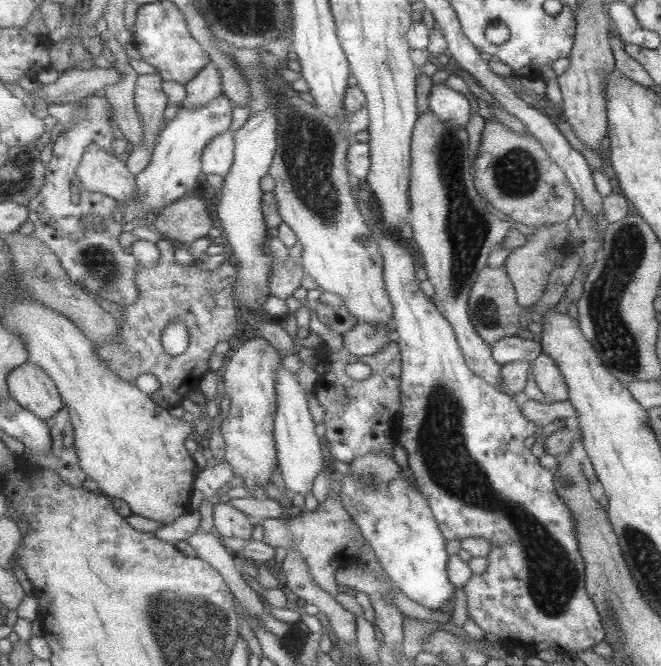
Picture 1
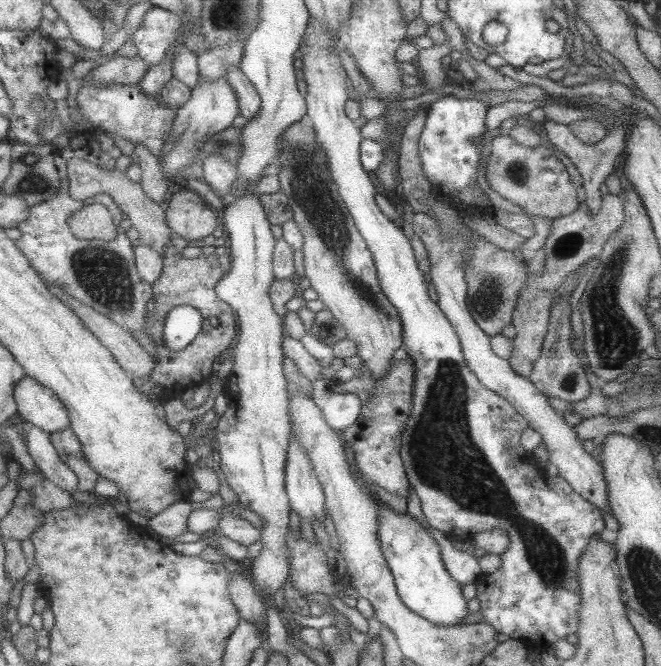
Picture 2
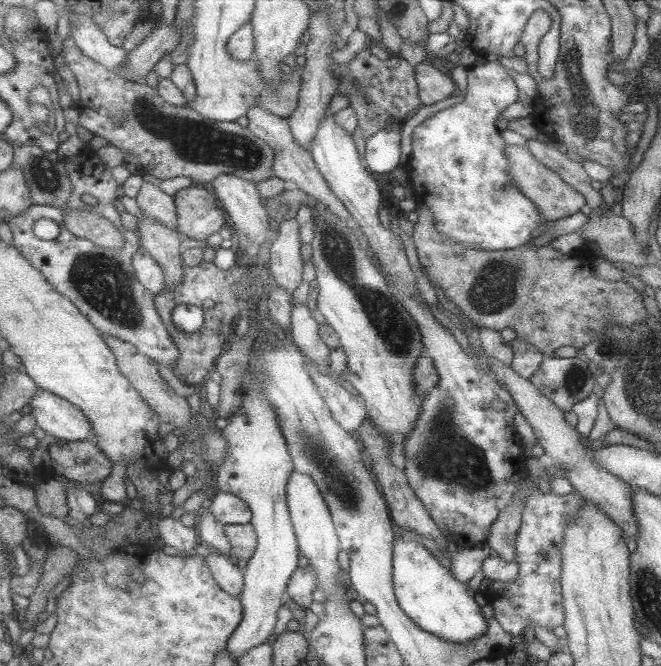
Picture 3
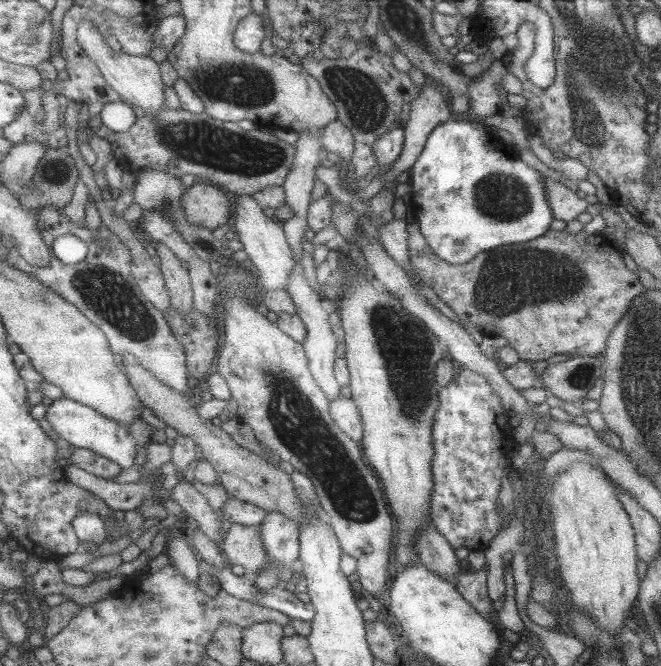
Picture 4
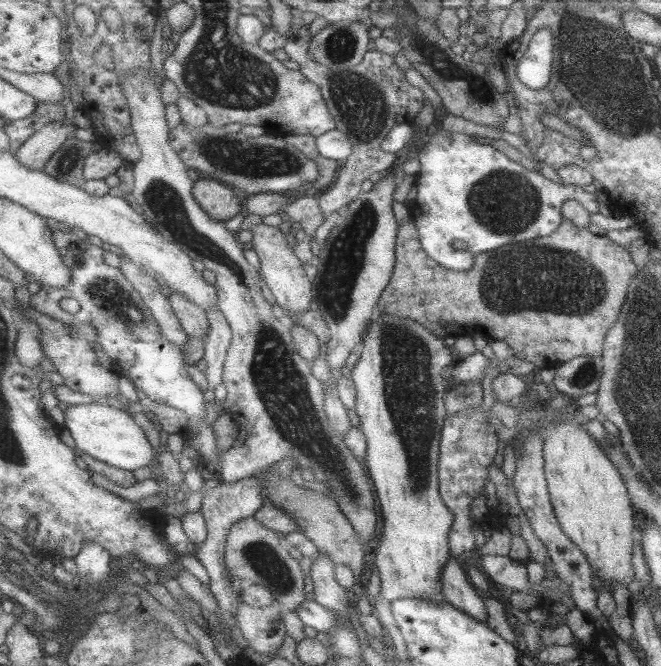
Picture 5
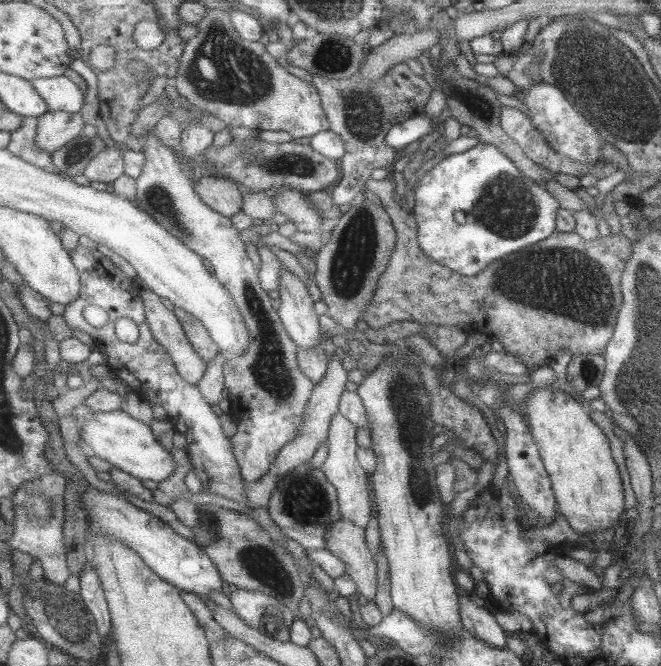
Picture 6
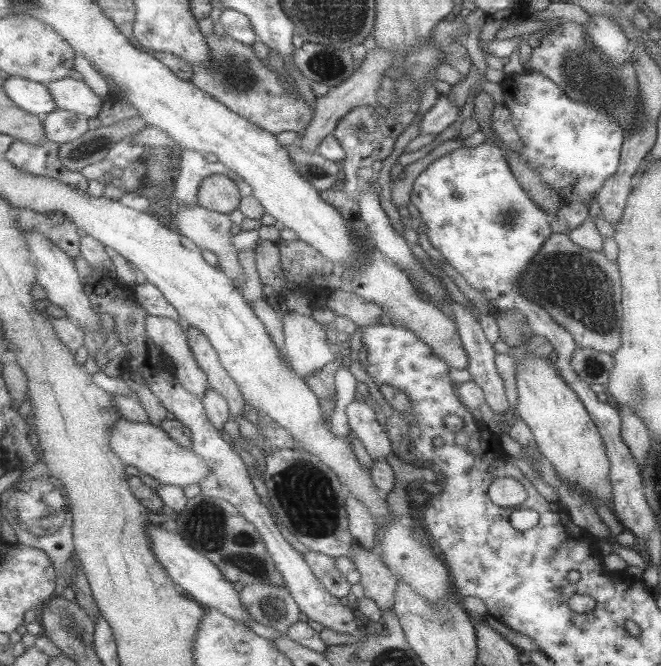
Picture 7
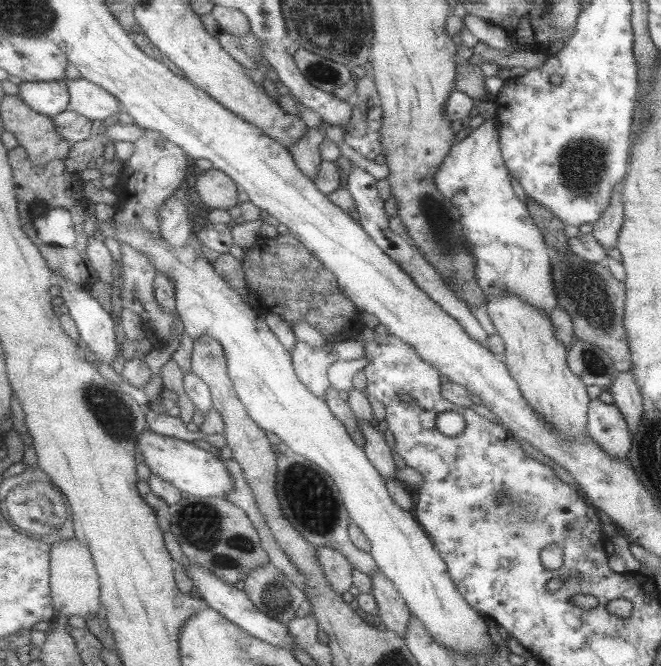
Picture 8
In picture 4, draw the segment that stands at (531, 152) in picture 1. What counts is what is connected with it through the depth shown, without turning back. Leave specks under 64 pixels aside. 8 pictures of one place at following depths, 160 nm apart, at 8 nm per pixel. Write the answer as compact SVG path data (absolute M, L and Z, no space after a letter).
M543 176L543 189L545 189L545 199L551 209L553 219L567 223L575 220L577 214L586 212L587 202L582 195L578 192L571 192L557 180Z

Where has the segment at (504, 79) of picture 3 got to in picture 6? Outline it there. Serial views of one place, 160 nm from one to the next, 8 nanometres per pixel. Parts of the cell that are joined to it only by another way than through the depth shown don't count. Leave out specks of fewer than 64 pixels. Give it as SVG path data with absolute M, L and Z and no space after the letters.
M479 140L473 148L453 154L426 172L415 189L413 214L417 218L418 239L425 254L465 276L473 276L493 260L547 238L555 230L557 200L535 182L529 182L499 149Z

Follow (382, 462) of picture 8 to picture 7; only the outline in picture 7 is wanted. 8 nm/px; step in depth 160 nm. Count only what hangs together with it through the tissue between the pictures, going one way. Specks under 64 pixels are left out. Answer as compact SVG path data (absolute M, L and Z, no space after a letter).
M357 399L347 407L350 428L366 444L374 460L384 459L391 453L391 438L377 422L376 411L367 401Z

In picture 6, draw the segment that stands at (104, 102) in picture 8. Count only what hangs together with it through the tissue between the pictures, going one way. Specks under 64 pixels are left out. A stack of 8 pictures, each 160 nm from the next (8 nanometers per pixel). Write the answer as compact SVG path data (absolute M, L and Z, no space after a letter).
M67 76L34 78L29 81L42 94L51 111L81 112L85 96L79 86Z

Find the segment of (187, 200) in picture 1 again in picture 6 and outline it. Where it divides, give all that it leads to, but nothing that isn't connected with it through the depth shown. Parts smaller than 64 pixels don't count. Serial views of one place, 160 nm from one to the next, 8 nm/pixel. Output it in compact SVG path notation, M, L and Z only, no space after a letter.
M211 174L203 176L195 186L205 204L216 212L231 217L243 211L245 194L233 180Z

